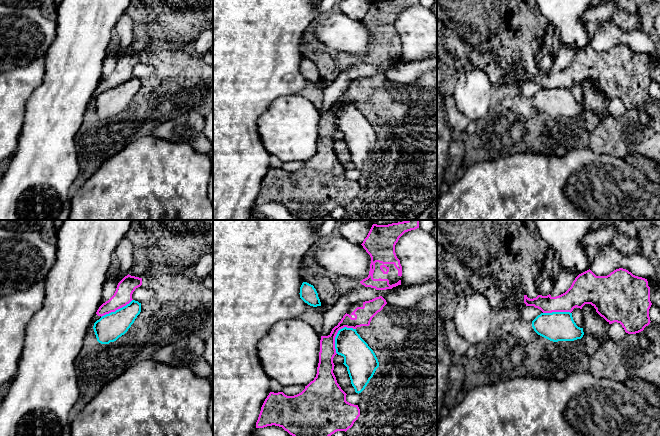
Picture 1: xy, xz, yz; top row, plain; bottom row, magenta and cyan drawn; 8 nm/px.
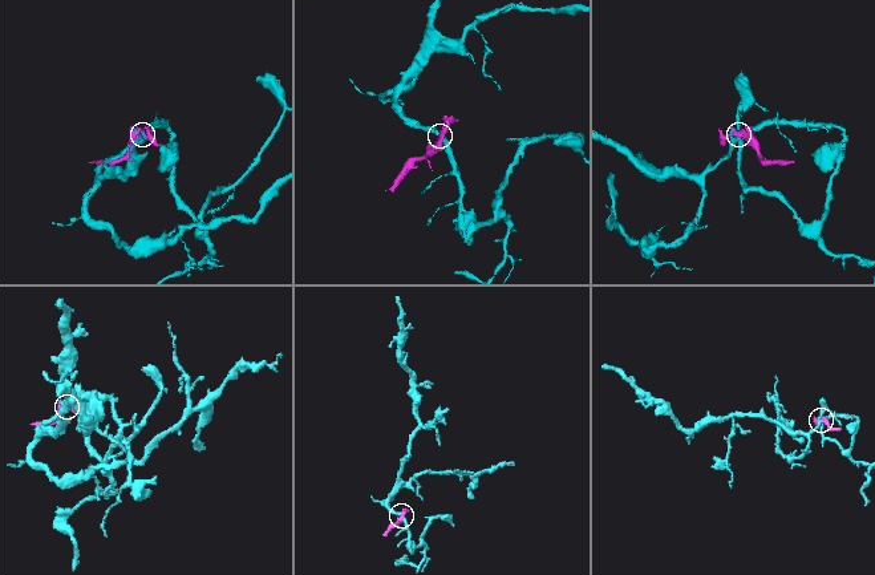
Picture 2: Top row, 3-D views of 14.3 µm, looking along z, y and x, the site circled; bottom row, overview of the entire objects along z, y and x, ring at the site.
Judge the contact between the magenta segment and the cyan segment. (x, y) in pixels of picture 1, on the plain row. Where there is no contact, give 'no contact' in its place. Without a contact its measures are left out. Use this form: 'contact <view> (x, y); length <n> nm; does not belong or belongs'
contact xz (336, 110); length 260 nm; does not belong

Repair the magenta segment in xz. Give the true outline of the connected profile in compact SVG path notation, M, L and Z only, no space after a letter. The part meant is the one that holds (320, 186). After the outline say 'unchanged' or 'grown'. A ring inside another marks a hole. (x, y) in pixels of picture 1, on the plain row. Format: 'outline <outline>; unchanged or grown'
outline M376 73L365 78L356 78L348 83L347 89L335 102L328 112L321 112L319 139L317 150L305 165L294 172L287 172L283 168L270 168L265 175L256 198L256 204L267 202L279 202L304 220L314 217L325 217L337 207L347 207L360 192L358 181L346 177L346 169L337 159L333 149L333 134L337 130L335 125L335 113L338 107L344 103L356 105L361 102L369 102L372 94L387 80L382 73Z; grown

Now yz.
outline M623 44L616 45L607 52L596 52L589 45L579 50L565 69L556 73L549 70L547 72L538 71L536 74L530 75L522 68L518 68L516 74L520 79L525 79L526 82L534 82L543 89L571 89L576 83L582 85L585 80L591 80L609 100L620 99L628 110L643 107L651 98L649 85L652 79L647 55L635 52Z; grown

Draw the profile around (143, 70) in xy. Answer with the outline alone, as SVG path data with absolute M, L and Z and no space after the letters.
M141 61L140 63L136 64L132 70L132 75L141 80L150 78L157 73L158 71L156 67L145 61Z

